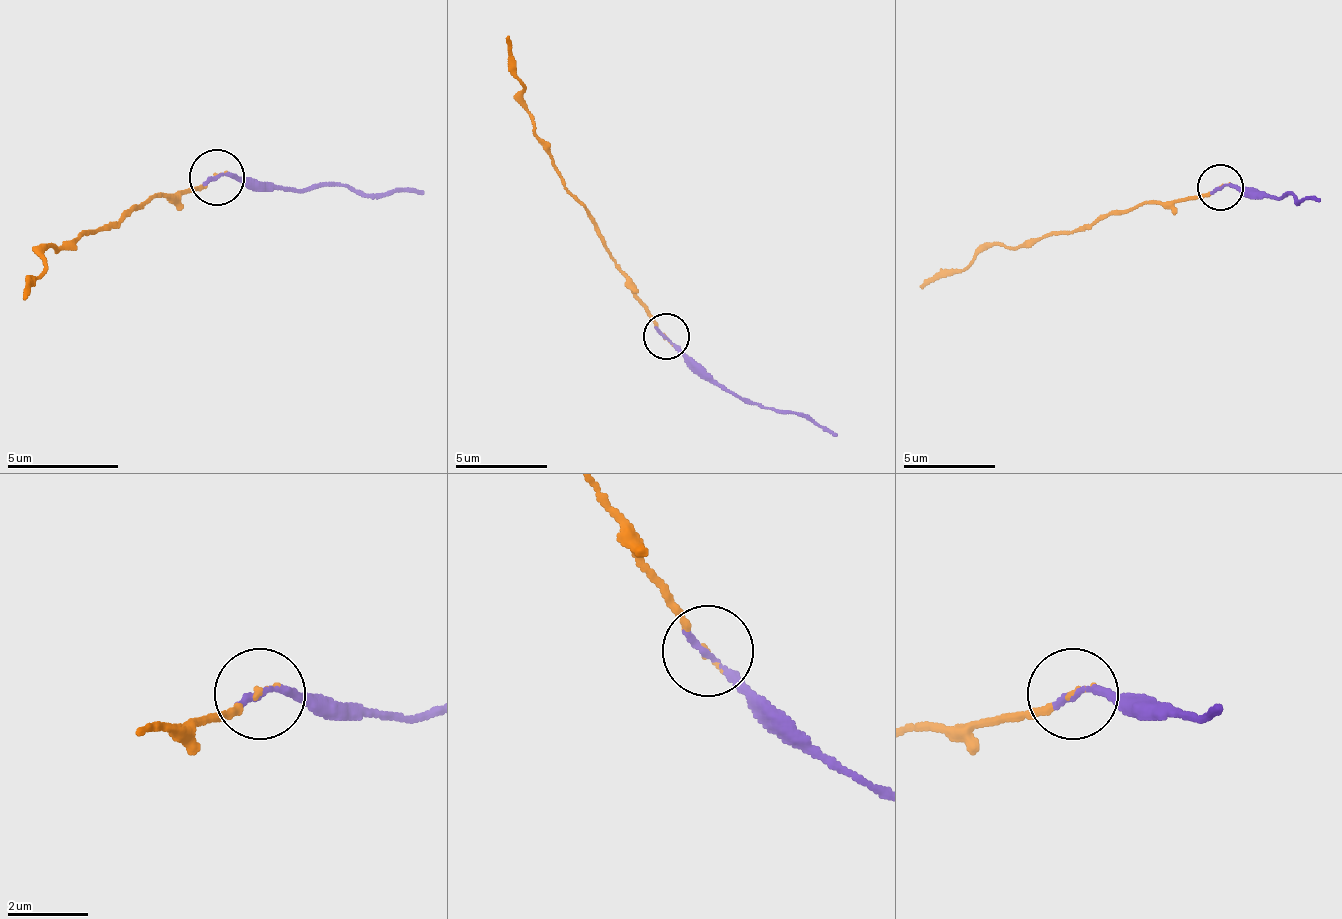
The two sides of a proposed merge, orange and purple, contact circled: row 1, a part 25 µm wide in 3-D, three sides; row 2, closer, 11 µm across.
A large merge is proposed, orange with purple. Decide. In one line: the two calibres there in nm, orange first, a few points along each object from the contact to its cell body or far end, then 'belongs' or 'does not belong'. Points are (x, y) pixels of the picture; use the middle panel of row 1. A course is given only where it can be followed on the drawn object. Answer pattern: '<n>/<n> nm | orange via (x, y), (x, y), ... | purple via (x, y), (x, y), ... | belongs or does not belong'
110/190 nm | orange via (667, 337), (639, 300), (616, 259), (565, 185), (528, 111), (505, 37) | purple via (667, 337), (736, 397), (801, 411), (838, 434) | does not belong

